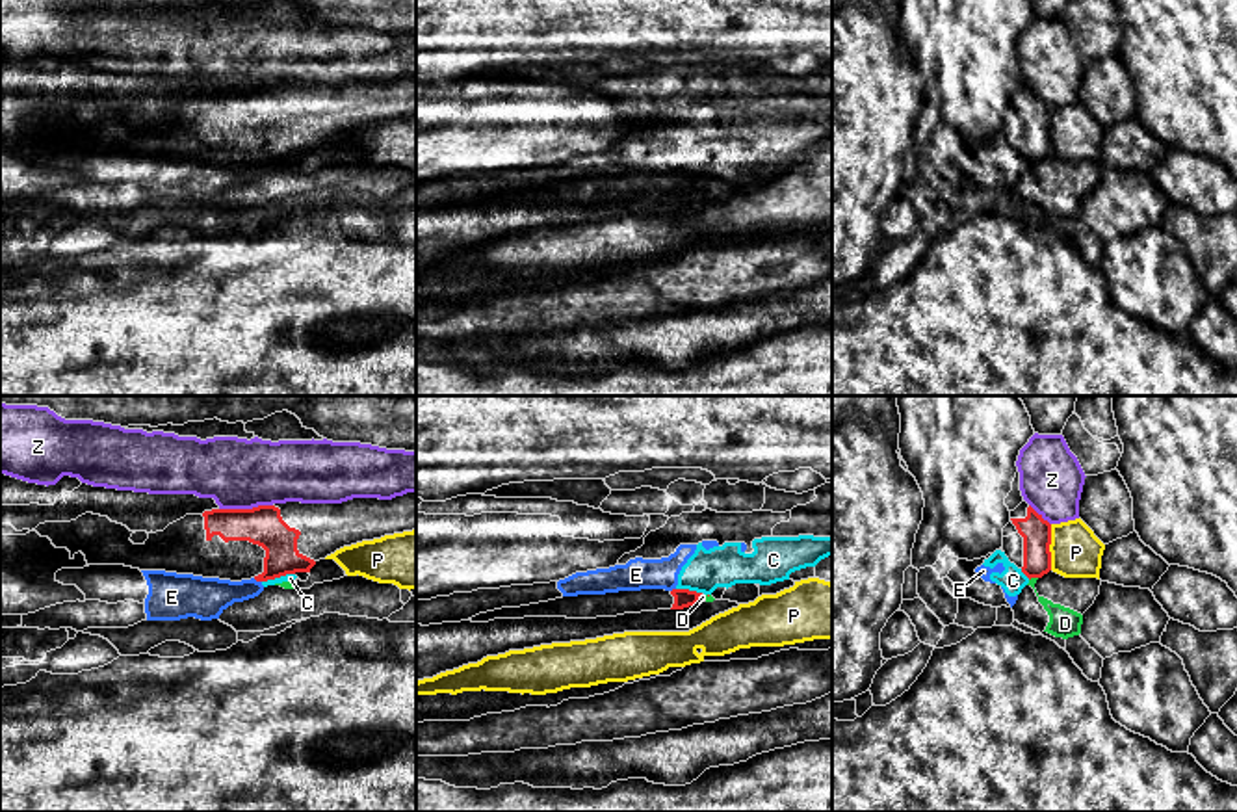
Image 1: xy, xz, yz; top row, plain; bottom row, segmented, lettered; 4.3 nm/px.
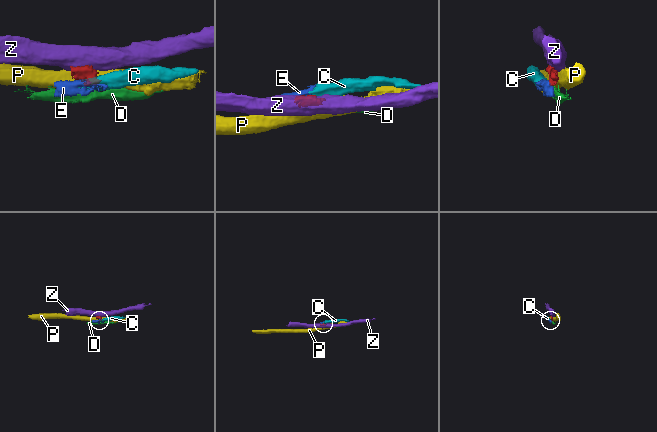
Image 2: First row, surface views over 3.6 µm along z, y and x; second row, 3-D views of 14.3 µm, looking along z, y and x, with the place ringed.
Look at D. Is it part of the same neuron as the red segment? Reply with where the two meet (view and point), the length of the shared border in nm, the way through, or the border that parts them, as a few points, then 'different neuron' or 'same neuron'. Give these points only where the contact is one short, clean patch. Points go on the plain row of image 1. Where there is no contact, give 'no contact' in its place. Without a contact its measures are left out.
meets red in yz at (1033, 160); contact 40 nm long; border along yz (1037, 160), (1029, 164); different neuron

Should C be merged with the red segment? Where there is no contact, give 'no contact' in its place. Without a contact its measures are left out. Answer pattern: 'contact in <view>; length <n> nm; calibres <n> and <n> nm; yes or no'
contact in xy; length 150 nm; calibres 170 and 40 nm; no

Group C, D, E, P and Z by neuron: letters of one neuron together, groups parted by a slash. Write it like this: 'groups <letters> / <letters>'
groups C E / D / P / Z

